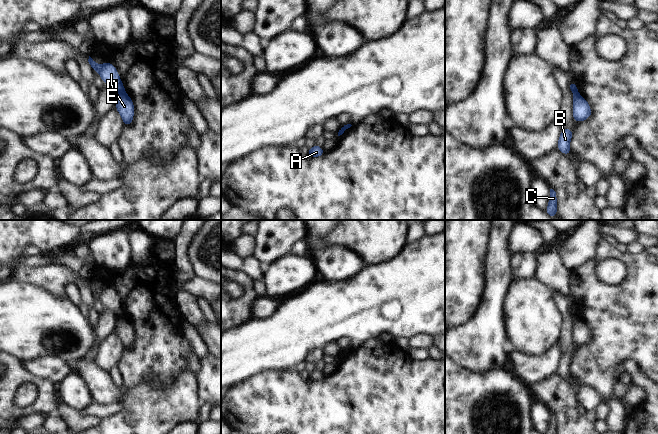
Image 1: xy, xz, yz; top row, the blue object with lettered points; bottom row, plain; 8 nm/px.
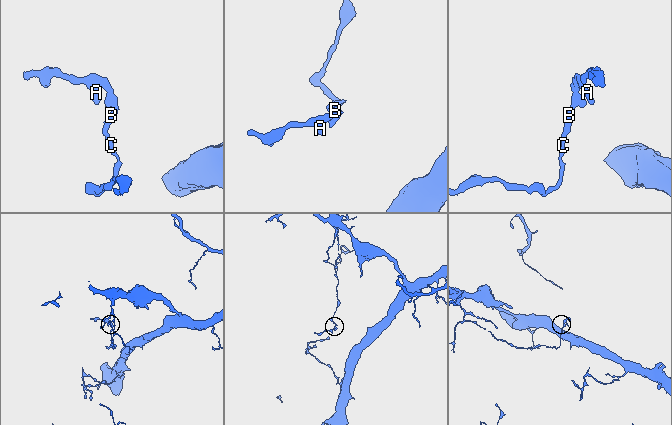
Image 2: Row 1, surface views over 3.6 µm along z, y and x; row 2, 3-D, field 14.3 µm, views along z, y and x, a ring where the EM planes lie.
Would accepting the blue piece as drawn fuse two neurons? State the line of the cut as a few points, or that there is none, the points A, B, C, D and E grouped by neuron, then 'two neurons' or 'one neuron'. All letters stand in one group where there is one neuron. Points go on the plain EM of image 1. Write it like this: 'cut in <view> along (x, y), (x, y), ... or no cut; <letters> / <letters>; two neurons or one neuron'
cut in xy along (124, 315), (118, 317); A E / B C D; two neurons

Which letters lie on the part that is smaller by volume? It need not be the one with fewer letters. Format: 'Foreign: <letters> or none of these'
Foreign: A, E

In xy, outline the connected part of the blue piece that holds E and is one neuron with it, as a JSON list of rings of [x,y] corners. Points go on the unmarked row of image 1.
[[[90,280],[88,286],[92,294],[99,297],[104,307],[109,308],[117,317],[125,316],[118,295],[112,287],[104,286],[102,289],[98,289]]]

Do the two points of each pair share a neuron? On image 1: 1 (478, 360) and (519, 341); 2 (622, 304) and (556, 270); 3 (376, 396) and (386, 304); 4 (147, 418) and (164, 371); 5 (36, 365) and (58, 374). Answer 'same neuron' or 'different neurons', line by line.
1: different neurons
2: different neurons
3: different neurons
4: different neurons
5: same neuron

